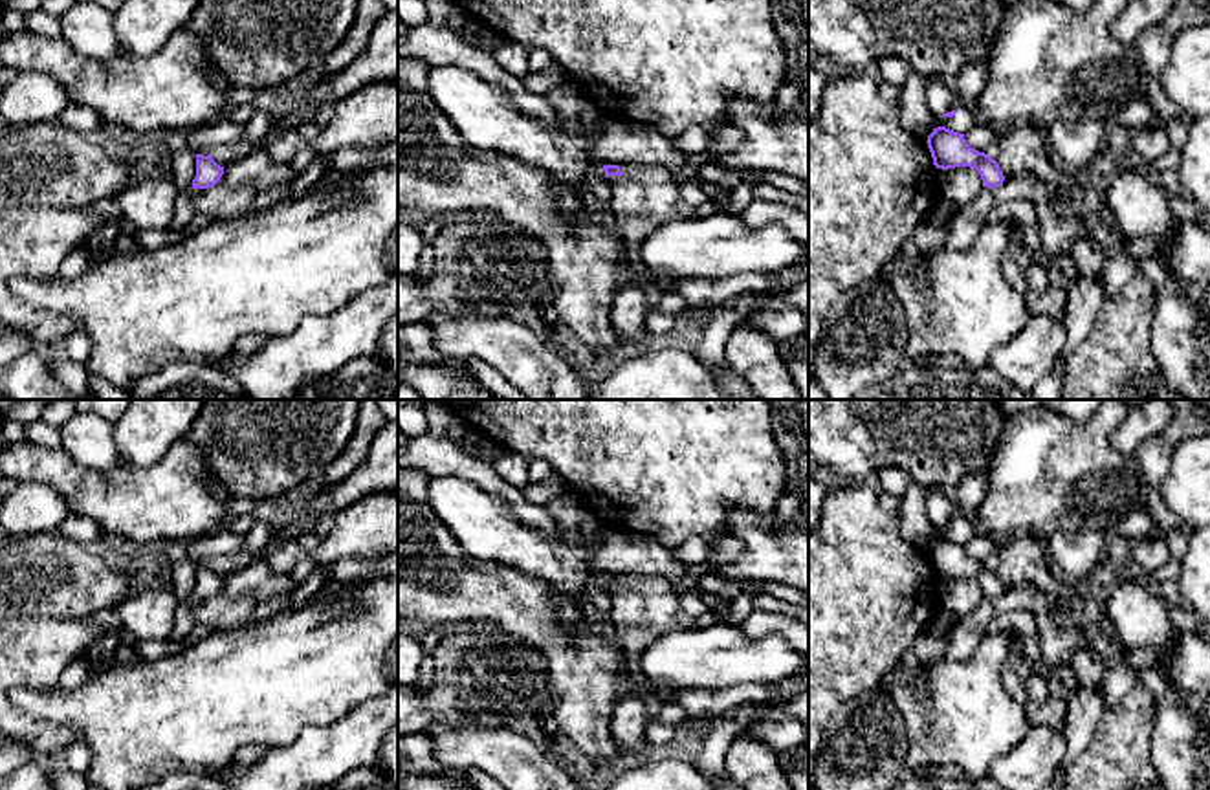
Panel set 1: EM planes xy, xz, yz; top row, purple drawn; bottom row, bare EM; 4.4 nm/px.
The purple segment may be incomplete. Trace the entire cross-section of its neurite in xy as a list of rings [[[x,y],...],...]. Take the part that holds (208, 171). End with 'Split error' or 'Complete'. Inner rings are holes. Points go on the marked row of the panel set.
[[[196,154],[196,176],[192,189],[209,189],[220,181],[224,167],[220,167],[213,156]]]. Complete

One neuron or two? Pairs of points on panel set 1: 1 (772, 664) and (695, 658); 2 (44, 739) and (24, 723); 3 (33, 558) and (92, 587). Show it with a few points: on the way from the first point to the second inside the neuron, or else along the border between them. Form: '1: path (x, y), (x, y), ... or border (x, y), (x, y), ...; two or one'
1: path (754, 660), (714, 658); one
2: path (39, 734), (30, 728); one
3: path (48, 572), (57, 580), (77, 580); one

